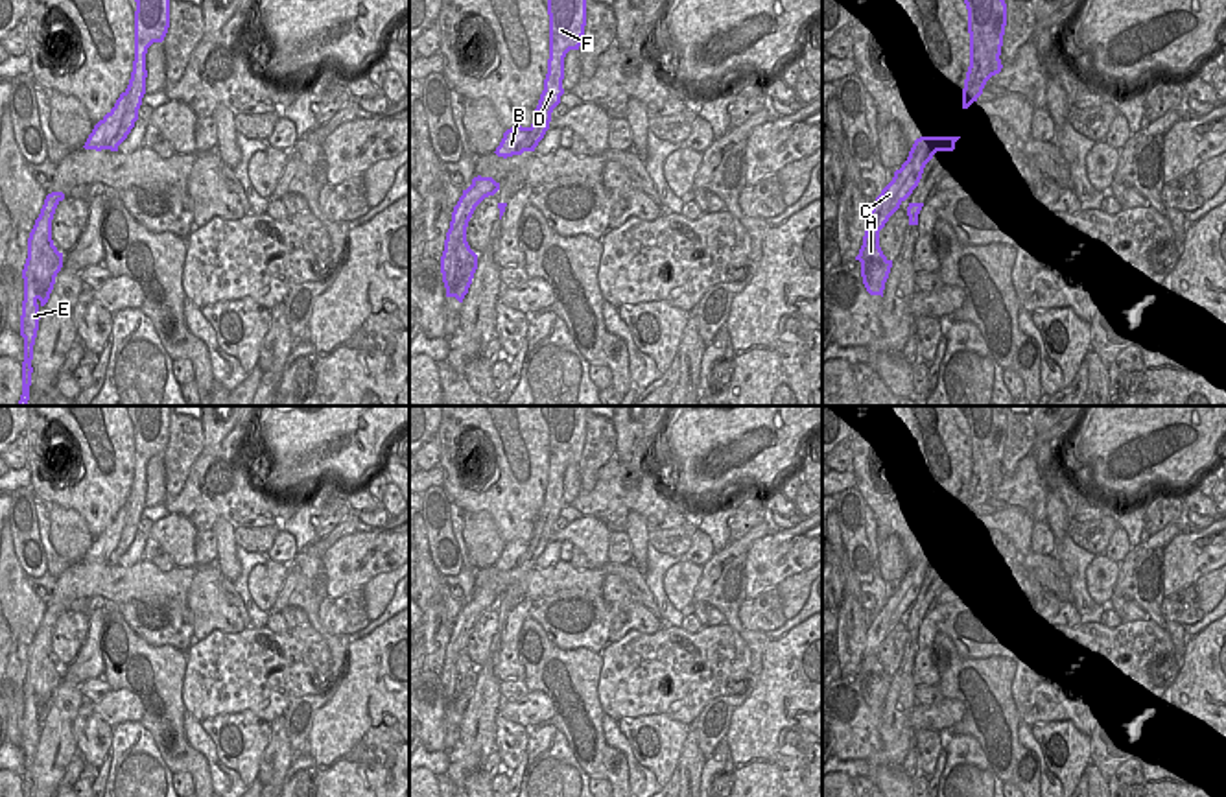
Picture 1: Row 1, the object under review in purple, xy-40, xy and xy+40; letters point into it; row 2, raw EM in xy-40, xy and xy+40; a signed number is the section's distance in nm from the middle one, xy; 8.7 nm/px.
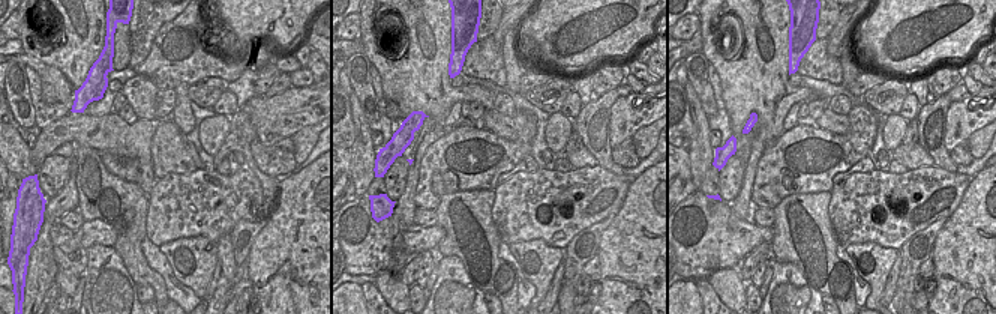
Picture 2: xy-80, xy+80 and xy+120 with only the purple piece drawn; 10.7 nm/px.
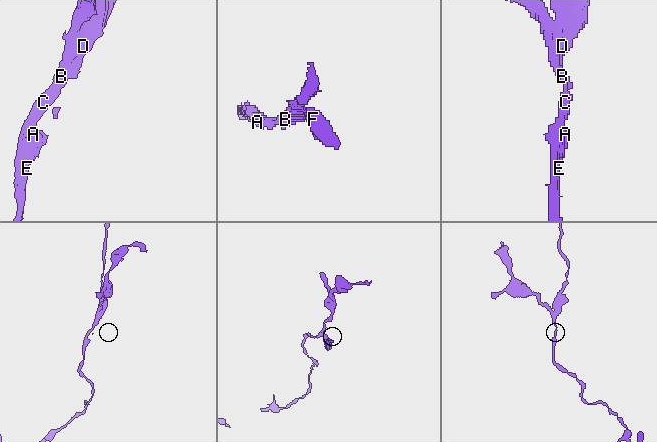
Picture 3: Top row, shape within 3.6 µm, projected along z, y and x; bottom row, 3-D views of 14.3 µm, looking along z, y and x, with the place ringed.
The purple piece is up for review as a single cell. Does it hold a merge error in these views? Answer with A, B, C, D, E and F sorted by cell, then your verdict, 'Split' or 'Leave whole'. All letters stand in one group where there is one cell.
Groups: A B C E / D F. Split.

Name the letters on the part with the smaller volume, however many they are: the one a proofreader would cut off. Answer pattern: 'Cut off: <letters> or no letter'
Cut off: D, F

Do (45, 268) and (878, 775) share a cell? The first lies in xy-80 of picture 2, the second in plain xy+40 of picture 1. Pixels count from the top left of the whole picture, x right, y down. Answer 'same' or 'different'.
different

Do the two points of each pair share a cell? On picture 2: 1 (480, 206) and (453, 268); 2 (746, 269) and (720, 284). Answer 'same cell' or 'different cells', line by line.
1: different cells
2: different cells

